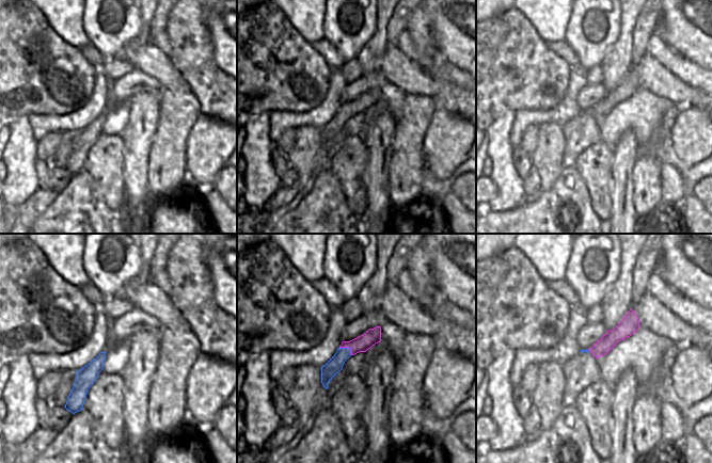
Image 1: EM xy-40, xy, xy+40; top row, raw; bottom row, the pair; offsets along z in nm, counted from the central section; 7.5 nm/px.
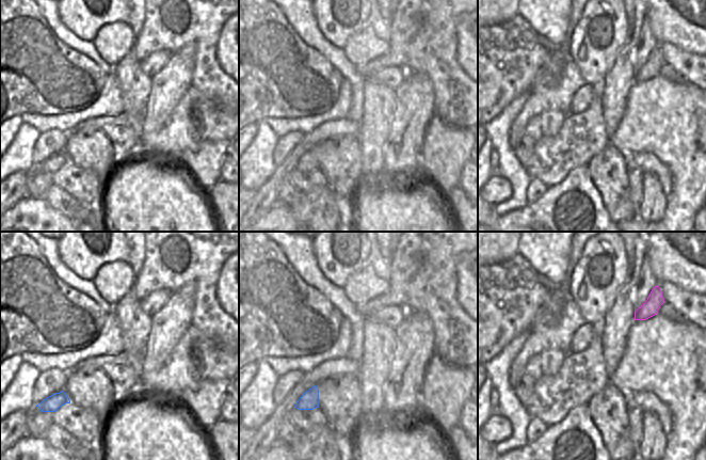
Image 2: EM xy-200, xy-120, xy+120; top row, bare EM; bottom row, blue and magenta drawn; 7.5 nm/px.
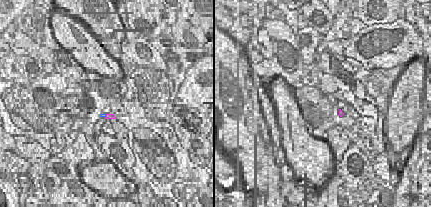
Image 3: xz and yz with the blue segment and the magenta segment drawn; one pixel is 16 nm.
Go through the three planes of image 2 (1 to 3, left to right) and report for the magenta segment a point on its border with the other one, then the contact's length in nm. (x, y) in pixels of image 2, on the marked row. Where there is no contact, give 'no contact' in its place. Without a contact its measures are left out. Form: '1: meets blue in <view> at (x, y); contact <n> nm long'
1: no contact
2: no contact
3: no contact

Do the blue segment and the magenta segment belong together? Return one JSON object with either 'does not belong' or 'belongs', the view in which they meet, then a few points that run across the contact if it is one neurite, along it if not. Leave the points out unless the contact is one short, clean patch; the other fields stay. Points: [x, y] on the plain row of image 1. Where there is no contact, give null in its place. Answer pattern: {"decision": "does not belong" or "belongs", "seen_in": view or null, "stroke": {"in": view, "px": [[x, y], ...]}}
{"decision": "does not belong", "seen_in": "xy", "stroke": {"in": "xy", "px": [[339, 108], [348, 108], [351, 115]]}}

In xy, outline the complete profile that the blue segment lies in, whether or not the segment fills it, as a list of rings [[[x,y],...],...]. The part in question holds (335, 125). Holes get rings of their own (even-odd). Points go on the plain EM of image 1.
[[[338,109],[336,114],[321,128],[321,144],[326,150],[328,150],[328,144],[343,130],[350,117],[350,109]]]

